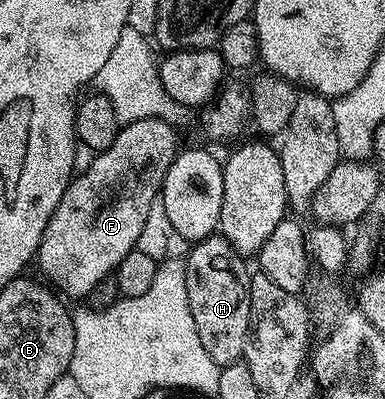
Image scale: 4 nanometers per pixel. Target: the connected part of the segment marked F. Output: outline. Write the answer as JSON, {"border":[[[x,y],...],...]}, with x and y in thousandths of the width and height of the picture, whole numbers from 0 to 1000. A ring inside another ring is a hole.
{"border":[[[410,291],[322,313],[299,356],[288,356],[278,376],[249,383],[236,416],[203,429],[182,451],[164,496],[153,496],[153,516],[143,516],[143,536],[132,536],[132,556],[122,556],[122,576],[112,576],[91,644],[94,669],[106,669],[109,687],[119,692],[114,699],[151,734],[171,744],[229,744],[231,732],[247,727],[268,697],[296,689],[319,647],[353,624],[361,586],[377,581],[382,536],[410,509],[439,411],[465,378],[460,331],[449,318],[442,303],[418,301]]]}

